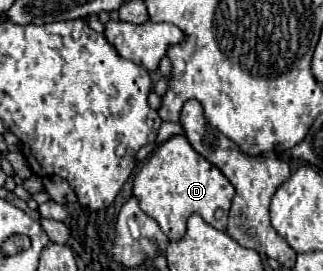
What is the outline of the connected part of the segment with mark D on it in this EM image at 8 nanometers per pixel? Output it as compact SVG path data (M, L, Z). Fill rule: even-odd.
M175 135L159 145L145 161L133 181L133 195L141 209L159 223L167 239L179 241L185 235L185 223L193 213L199 213L209 225L215 225L215 229L225 231L235 189L215 165L191 147L185 135Z

